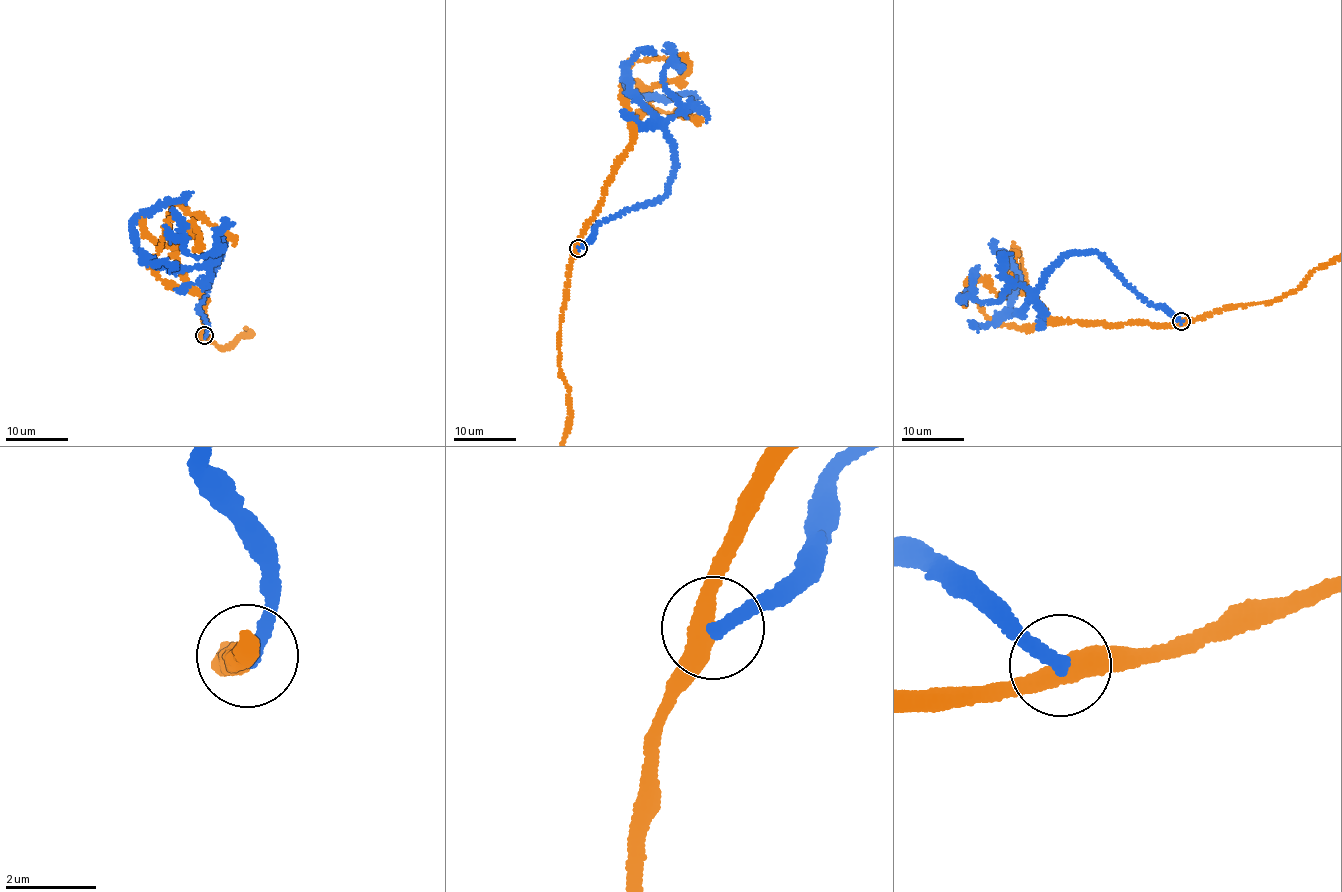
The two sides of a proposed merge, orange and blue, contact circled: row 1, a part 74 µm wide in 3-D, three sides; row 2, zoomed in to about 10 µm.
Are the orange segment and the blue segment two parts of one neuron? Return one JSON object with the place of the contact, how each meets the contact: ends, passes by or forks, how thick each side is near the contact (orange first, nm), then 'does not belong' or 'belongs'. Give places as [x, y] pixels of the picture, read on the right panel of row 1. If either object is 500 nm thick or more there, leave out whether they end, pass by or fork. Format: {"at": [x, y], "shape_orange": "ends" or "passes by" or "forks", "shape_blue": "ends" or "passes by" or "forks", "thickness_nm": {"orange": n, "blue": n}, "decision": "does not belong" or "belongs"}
{"at": [1181, 321], "shape_orange": "passes by", "shape_blue": "ends", "thickness_nm": {"orange": 440, "blue": 320}, "decision": "does not belong"}

